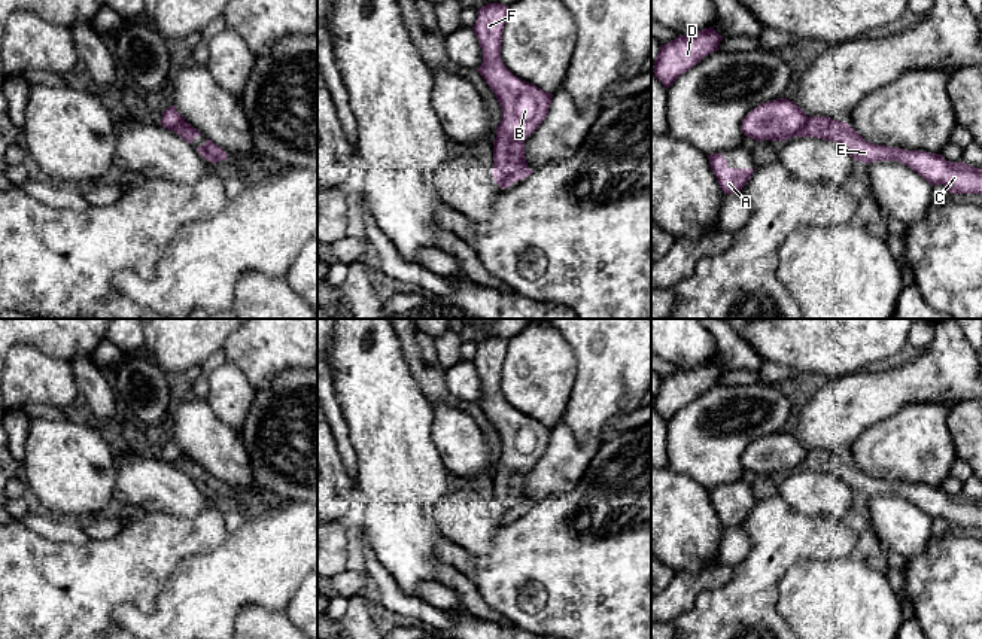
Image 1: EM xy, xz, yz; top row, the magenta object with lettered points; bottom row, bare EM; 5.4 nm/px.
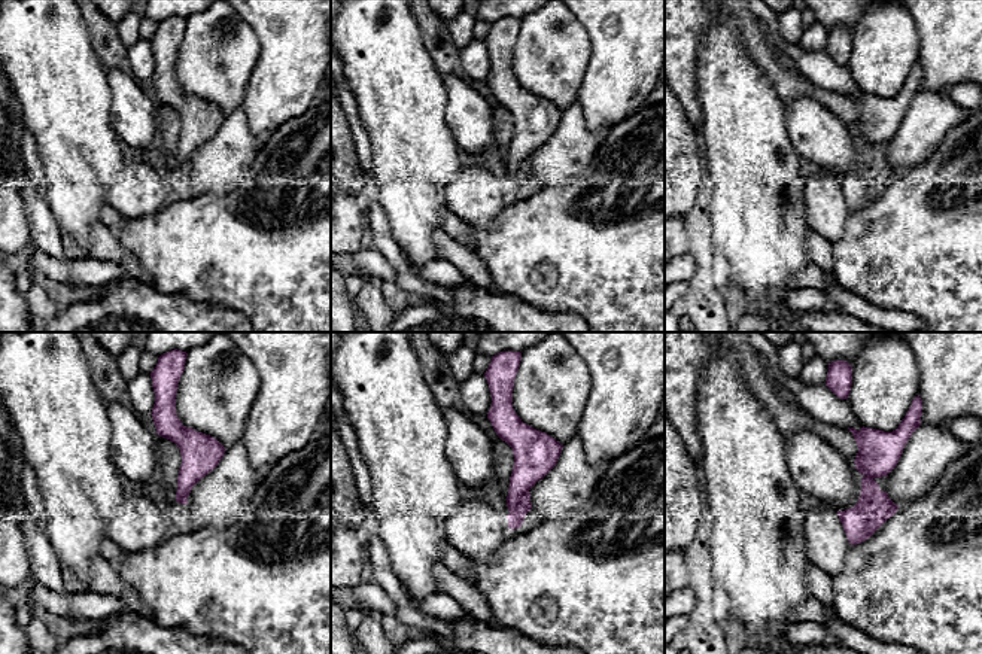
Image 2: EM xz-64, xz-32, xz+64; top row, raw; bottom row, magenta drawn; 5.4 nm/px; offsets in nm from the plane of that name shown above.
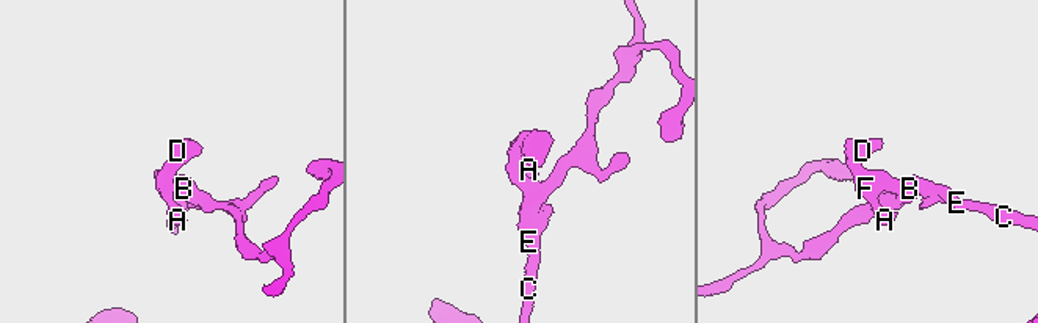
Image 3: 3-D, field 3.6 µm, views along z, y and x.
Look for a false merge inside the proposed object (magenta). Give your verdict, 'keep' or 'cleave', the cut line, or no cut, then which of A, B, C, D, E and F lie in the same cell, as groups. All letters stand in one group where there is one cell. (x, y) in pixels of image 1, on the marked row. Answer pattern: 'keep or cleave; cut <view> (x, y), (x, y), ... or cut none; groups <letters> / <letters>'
keep; cut none; groups A B C D E F

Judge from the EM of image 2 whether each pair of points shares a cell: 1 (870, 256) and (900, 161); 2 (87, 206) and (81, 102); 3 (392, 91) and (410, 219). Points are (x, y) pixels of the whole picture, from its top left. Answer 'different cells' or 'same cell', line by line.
1: different cells
2: same cell
3: same cell

